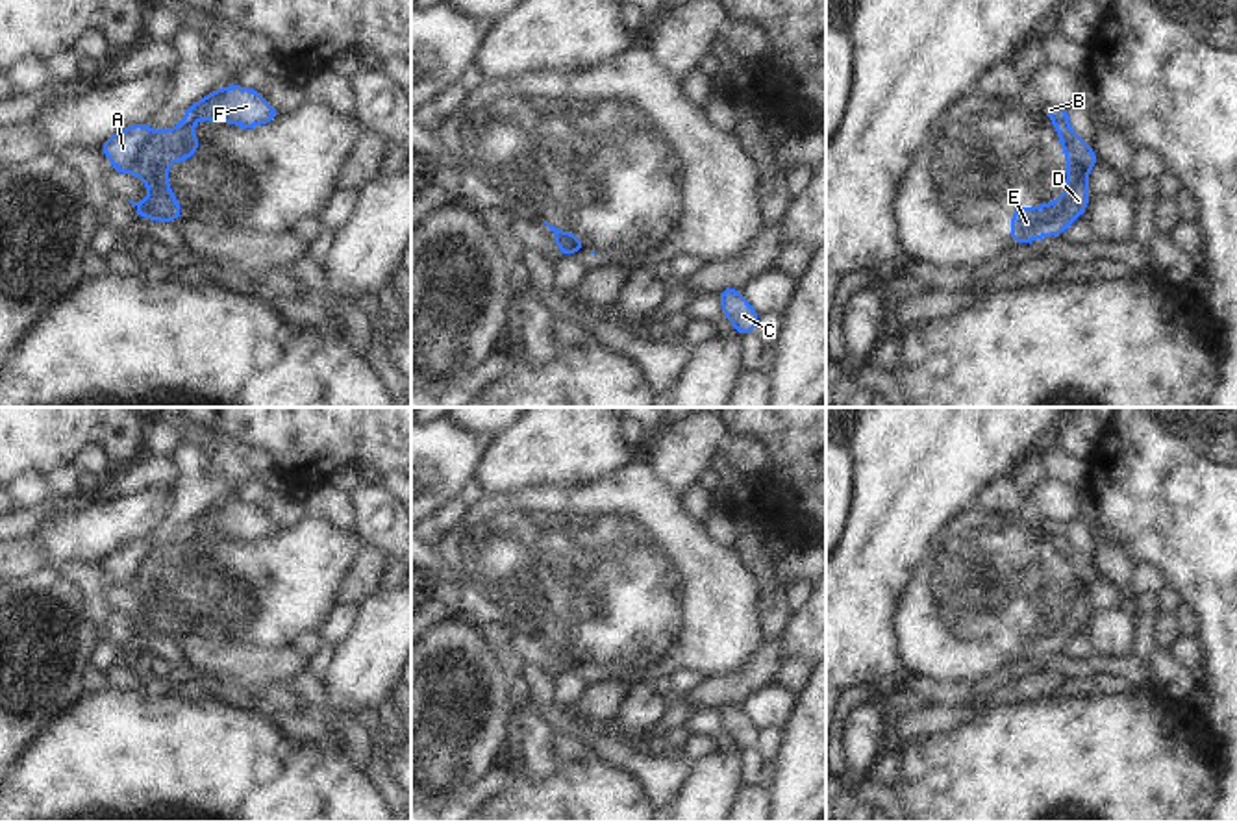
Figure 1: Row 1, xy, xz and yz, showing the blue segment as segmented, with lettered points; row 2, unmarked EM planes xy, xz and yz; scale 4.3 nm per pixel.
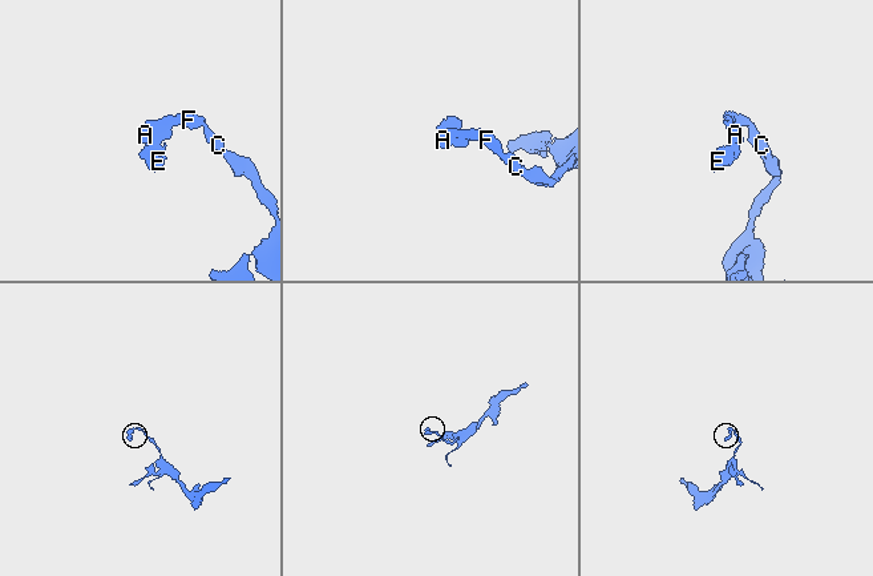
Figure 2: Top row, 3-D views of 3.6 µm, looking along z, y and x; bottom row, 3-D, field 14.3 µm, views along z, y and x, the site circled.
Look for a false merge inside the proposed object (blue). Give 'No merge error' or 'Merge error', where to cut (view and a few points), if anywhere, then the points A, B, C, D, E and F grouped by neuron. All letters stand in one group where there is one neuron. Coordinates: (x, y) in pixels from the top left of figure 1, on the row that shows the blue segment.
Merge error. Split along xy (163, 176), (150, 189). Groups: A B C F / D E.

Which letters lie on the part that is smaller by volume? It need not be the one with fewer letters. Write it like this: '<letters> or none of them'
D, E

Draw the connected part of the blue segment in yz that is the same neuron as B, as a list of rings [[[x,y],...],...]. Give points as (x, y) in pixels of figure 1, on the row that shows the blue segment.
[[[1044,104],[1043,111],[1052,118],[1059,135],[1059,143],[1067,157],[1067,178],[1085,178],[1094,168],[1098,159],[1093,146],[1081,141],[1070,128],[1067,120],[1070,109]]]

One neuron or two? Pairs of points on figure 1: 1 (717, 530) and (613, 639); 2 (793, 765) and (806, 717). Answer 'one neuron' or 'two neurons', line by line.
1: two neurons
2: one neuron

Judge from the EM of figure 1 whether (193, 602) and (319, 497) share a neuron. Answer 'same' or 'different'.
different

